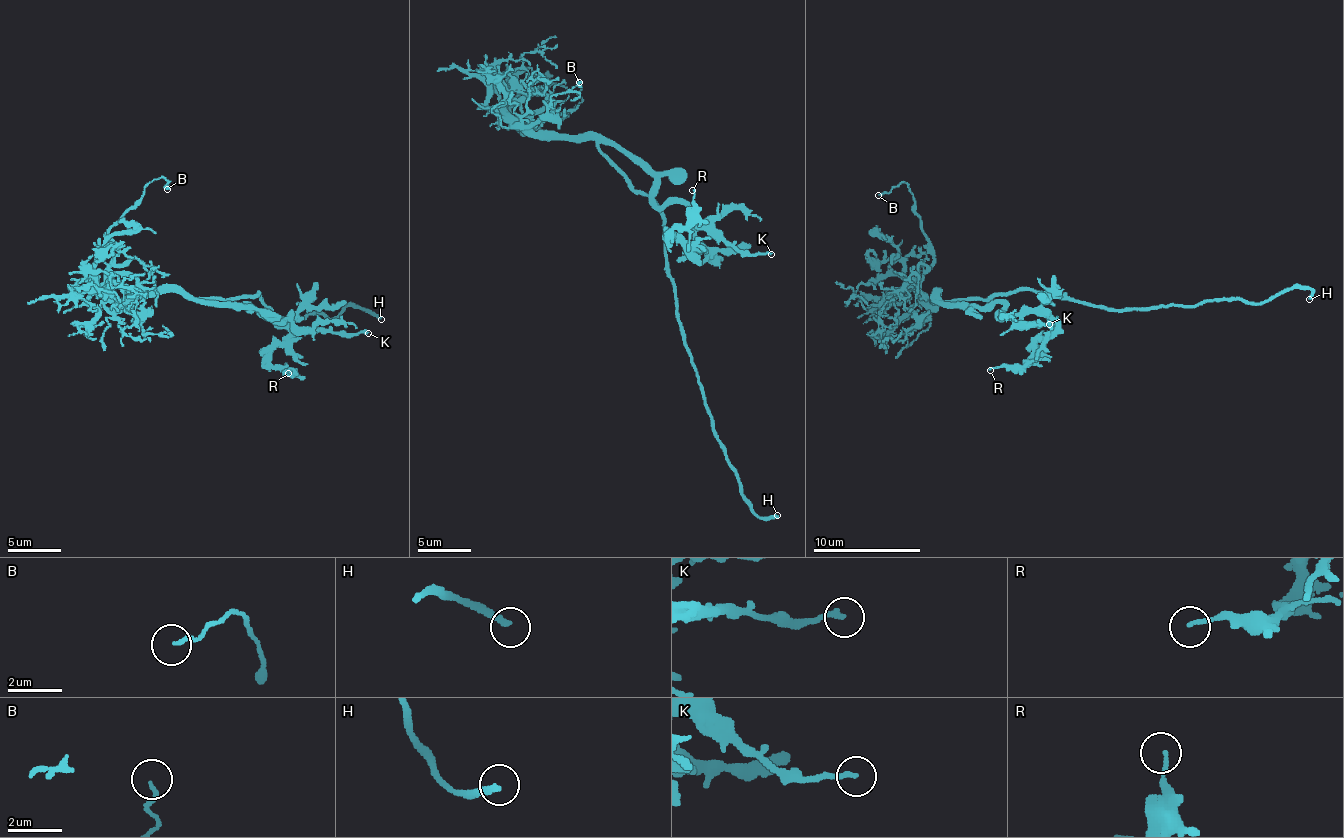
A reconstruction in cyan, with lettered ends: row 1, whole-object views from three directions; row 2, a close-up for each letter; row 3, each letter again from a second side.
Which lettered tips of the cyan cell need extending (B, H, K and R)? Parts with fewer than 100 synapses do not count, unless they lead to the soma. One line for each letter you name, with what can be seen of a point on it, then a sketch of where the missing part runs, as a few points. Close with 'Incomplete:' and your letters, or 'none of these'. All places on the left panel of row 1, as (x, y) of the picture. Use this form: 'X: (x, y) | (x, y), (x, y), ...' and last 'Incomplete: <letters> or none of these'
H: (381, 319)
Incomplete: H

